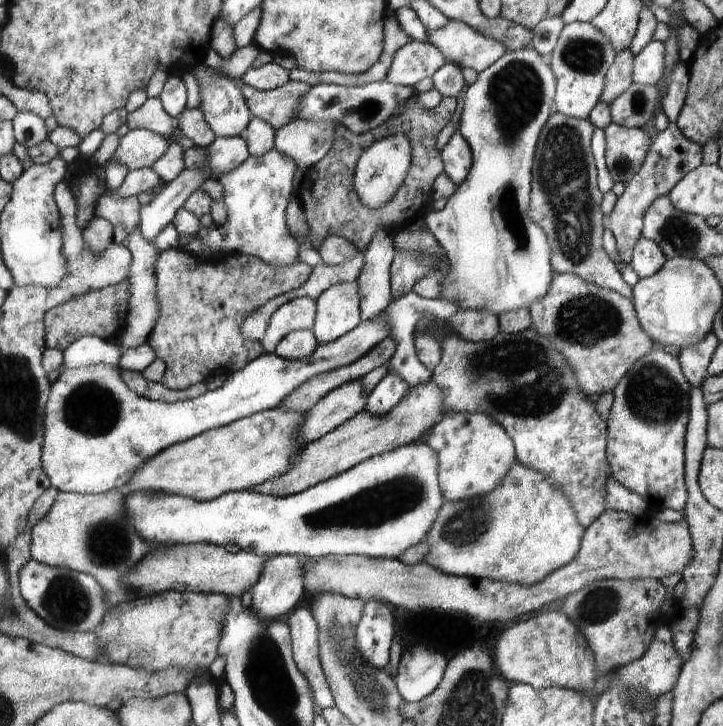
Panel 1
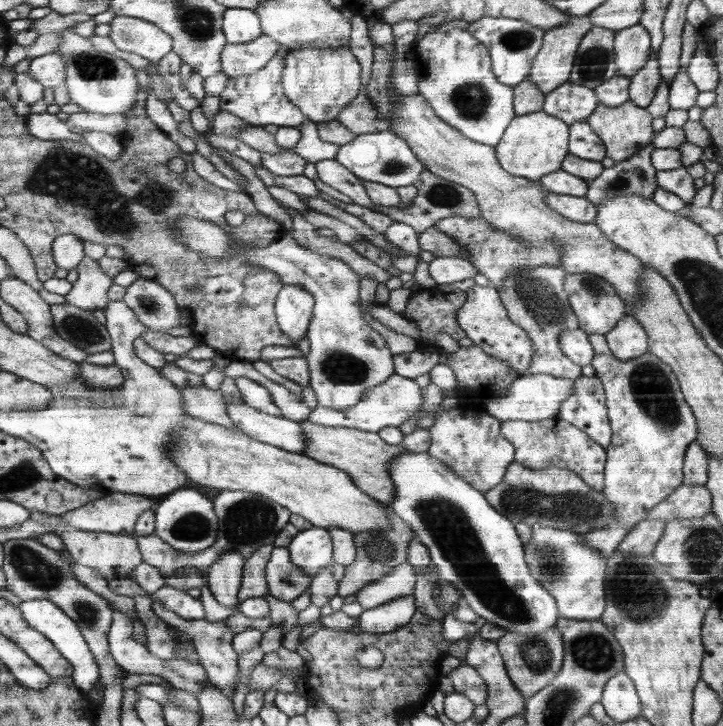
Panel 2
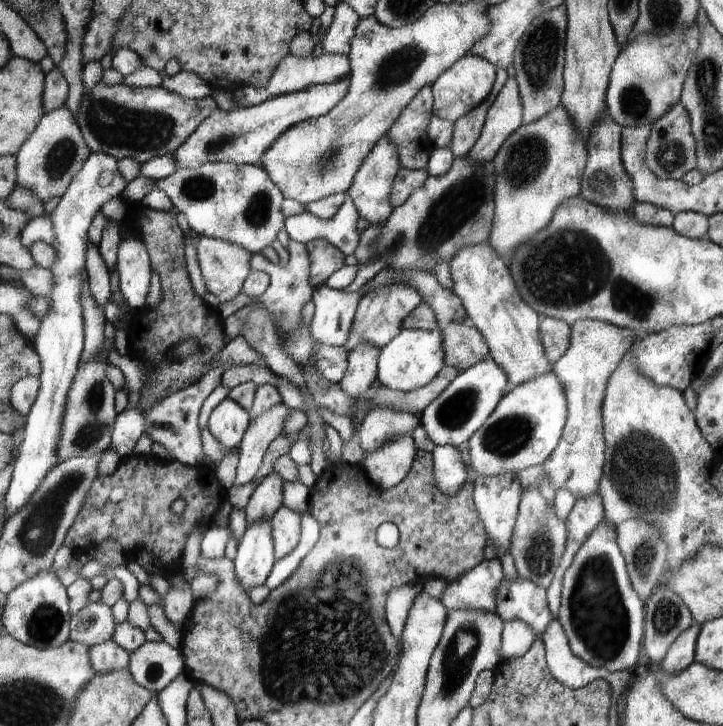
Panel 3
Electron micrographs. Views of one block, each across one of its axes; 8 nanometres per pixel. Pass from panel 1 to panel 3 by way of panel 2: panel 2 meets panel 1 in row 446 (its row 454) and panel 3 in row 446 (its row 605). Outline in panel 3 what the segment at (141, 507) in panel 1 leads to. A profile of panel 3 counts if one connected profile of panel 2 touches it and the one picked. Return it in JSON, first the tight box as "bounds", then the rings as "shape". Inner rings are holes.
{"bounds":[466,370,568,476],"shape":[[[552,370],[542,377],[509,387],[486,424],[466,443],[473,474],[496,476],[500,472],[520,473],[524,468],[542,464],[558,448],[568,417],[567,387]]]}

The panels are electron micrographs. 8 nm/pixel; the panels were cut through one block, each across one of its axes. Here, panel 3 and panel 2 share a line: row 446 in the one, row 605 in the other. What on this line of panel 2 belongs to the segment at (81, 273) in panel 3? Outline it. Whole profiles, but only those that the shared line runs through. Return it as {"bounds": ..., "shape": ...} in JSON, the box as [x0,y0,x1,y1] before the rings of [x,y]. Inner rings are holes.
{"bounds":[20,599,102,694],"shape":[[[38,599],[24,601],[20,606],[25,614],[26,620],[34,627],[43,632],[54,644],[64,653],[64,656],[72,661],[75,668],[76,687],[83,689],[90,694],[95,686],[102,680],[101,666],[96,658],[87,637],[76,622],[68,613],[53,600]]]}

